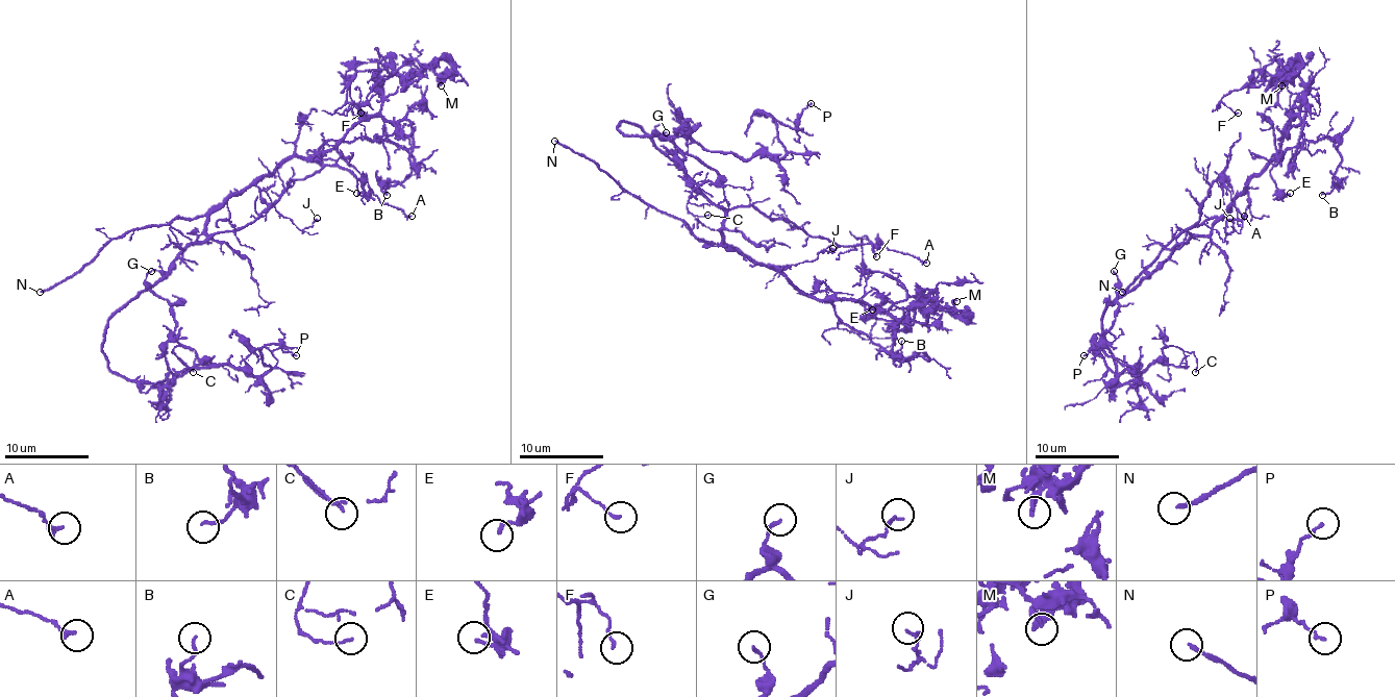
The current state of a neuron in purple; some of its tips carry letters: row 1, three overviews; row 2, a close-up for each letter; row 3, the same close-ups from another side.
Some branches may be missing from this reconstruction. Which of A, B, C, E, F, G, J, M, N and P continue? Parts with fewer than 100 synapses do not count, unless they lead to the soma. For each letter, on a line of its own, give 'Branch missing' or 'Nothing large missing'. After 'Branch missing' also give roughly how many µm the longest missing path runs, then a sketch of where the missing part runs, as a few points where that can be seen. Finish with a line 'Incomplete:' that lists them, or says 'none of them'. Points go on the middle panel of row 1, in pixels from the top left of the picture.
A: Nothing large missing
B: Nothing large missing
C: Nothing large missing
E: Nothing large missing
F: Nothing large missing
G: Nothing large missing
J: Nothing large missing
M: Nothing large missing
N: Branch missing. Missing length about 45 µm
P: Nothing large missing
Incomplete: N

